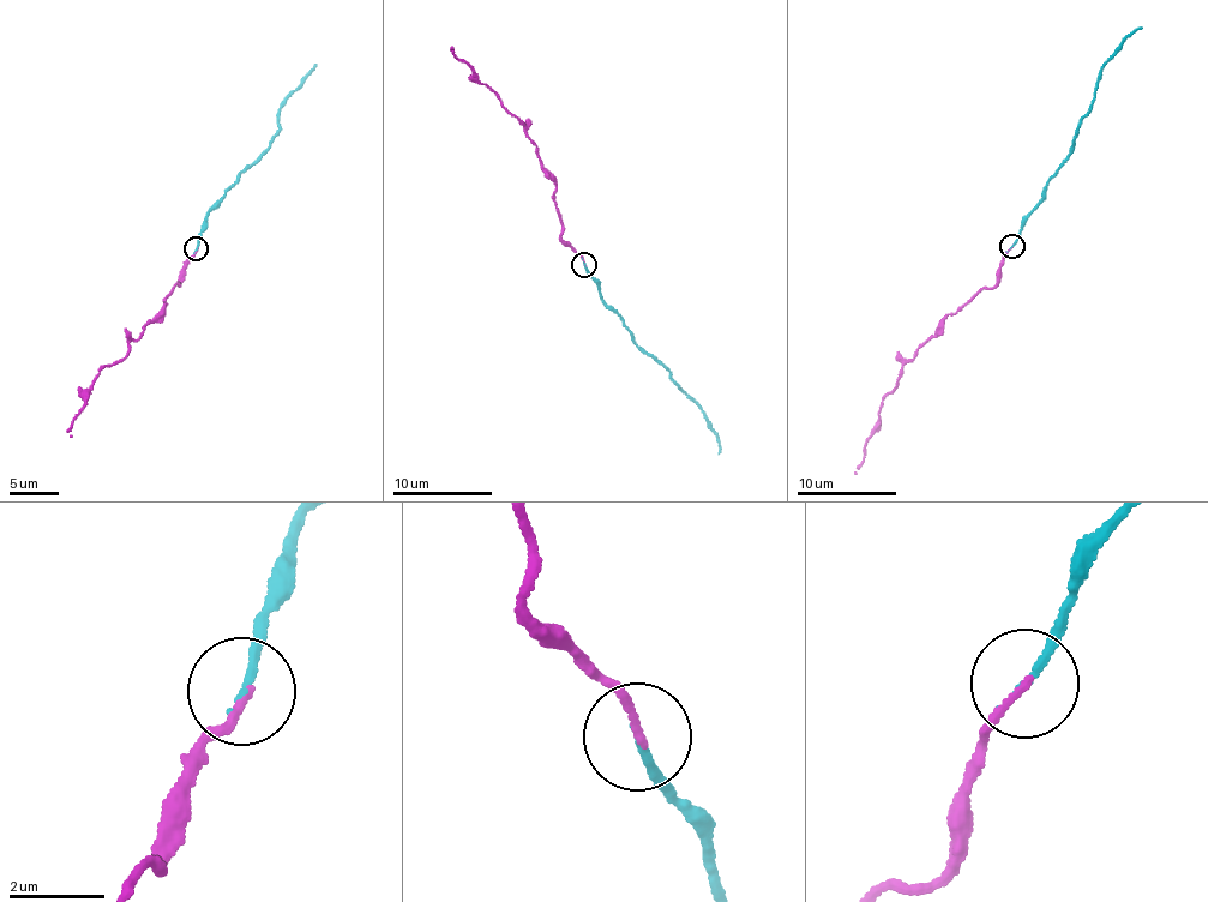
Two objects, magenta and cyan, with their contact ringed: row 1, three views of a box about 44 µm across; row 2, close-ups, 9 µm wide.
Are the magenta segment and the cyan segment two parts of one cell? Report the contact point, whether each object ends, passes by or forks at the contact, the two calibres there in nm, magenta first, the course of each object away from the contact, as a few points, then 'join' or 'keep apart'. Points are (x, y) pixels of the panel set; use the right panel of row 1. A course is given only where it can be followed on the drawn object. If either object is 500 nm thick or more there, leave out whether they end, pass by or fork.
place (1011, 246); magenta ends; cyan ends; calibres 140 and 140 nm; course magenta (1013, 247), (993, 286), (979, 289), (959, 310), (948, 314), (902, 367), (883, 400), (877, 428), (854, 473); course cyan (1013, 247), (1022, 224), (1068, 155), (1099, 76), (1143, 26); keep apart

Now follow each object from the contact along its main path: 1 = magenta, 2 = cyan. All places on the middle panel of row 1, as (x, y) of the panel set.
1: (583, 265), (560, 236), (562, 221), (553, 197), (556, 186), (533, 142), (494, 92), (475, 79), (454, 47)
2: (583, 265), (636, 343), (665, 365), (707, 419), (717, 455)

